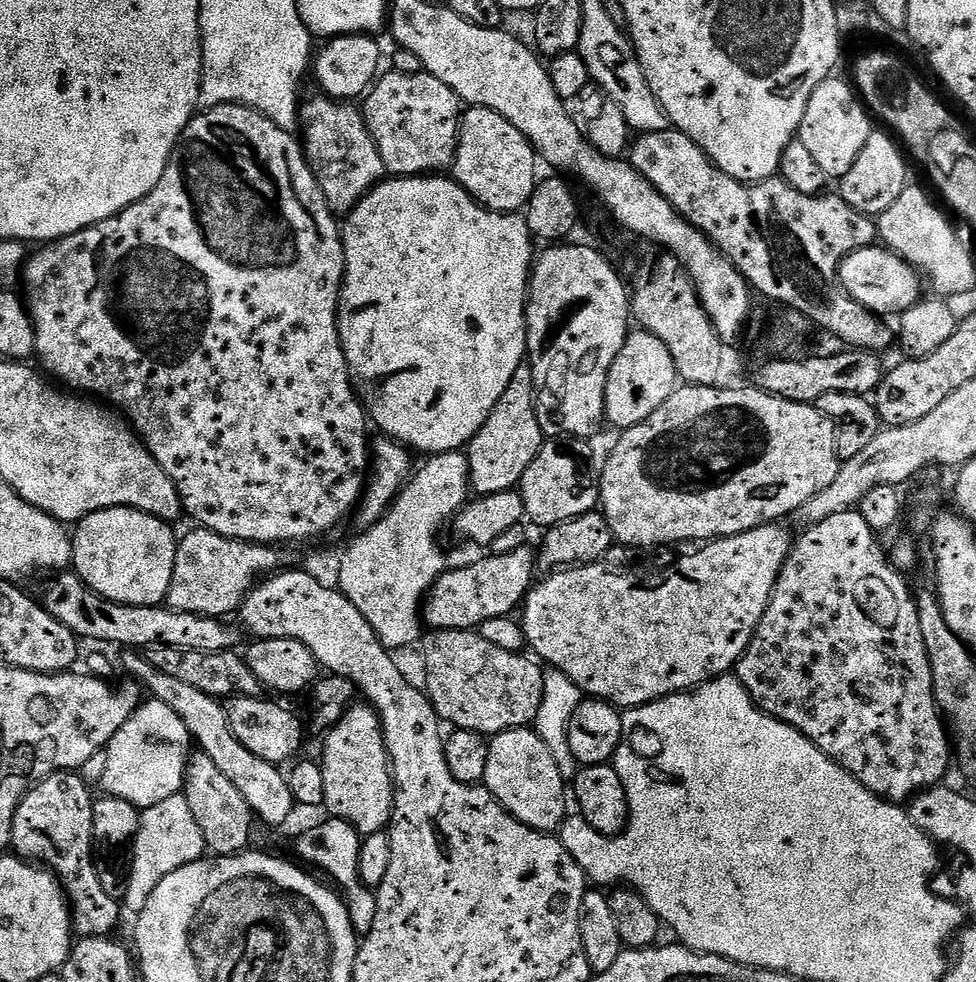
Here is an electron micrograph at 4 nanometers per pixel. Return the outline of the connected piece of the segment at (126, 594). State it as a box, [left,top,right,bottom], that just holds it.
[71,508,178,608]

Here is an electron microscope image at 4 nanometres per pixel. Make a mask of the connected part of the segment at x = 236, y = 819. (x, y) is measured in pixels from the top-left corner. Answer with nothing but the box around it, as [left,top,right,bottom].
[182,750,254,856]

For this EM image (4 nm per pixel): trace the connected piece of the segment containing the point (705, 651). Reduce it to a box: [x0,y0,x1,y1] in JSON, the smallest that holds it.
[522,522,794,710]

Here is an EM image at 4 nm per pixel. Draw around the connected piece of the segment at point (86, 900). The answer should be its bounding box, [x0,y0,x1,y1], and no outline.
[11,771,122,937]

